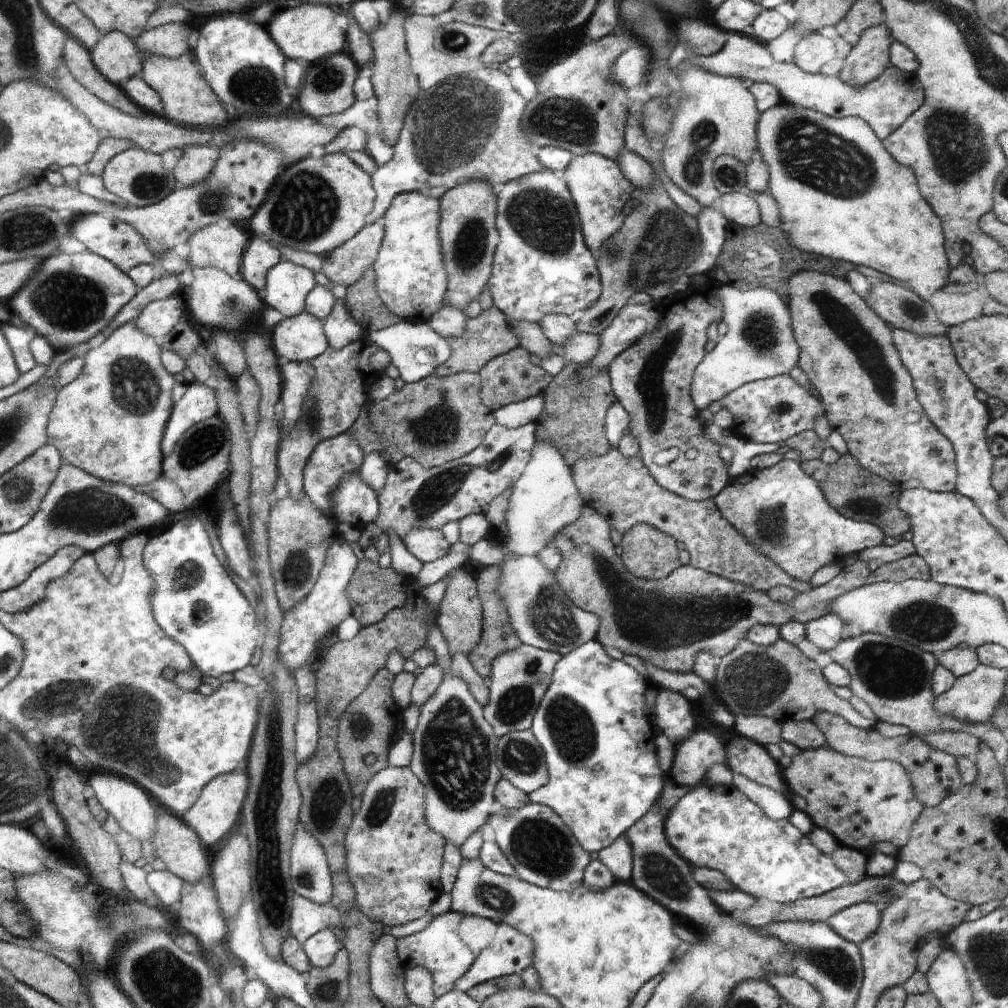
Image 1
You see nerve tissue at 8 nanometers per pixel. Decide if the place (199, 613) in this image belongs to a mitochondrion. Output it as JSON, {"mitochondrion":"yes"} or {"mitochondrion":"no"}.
{"mitochondrion":"yes"}

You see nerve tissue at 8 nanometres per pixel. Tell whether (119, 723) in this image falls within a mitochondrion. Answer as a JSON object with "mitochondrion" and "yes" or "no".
{"mitochondrion":"yes"}

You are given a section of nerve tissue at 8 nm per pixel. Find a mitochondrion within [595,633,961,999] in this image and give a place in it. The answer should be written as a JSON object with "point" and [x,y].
{"point":[890,671]}

